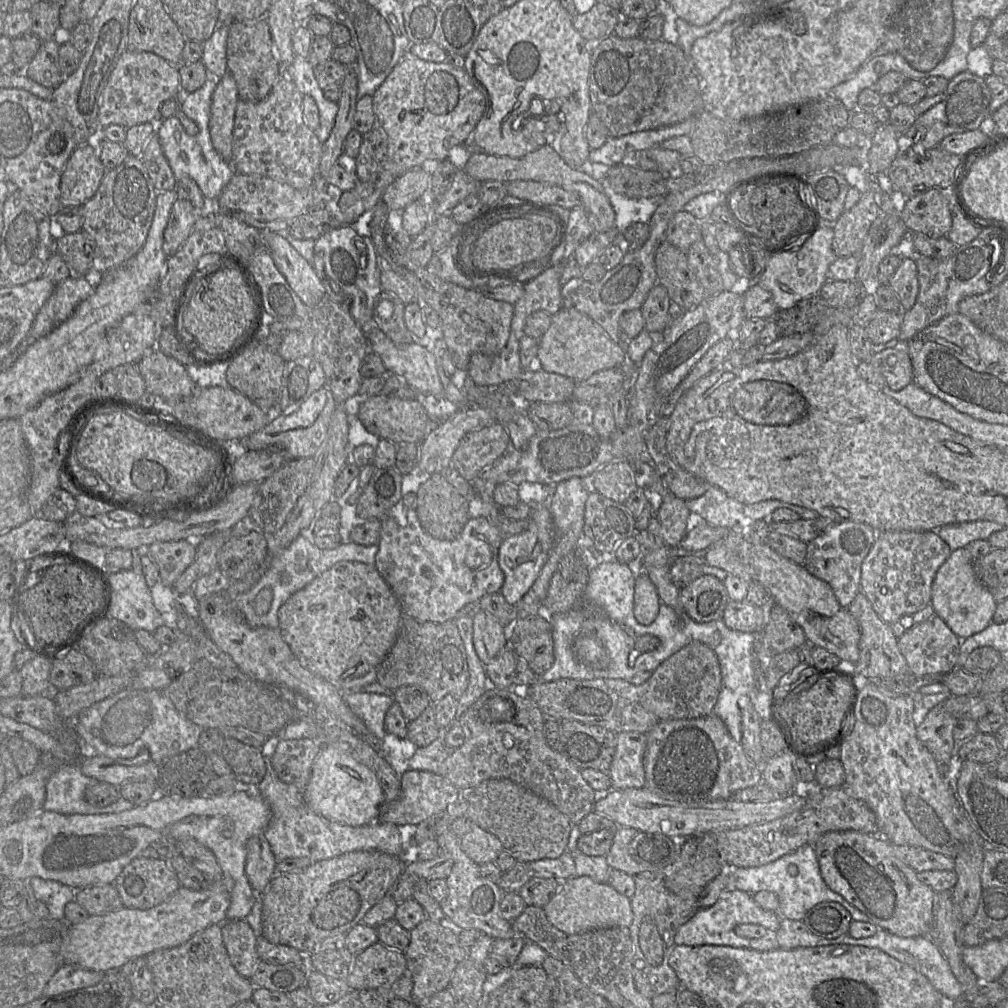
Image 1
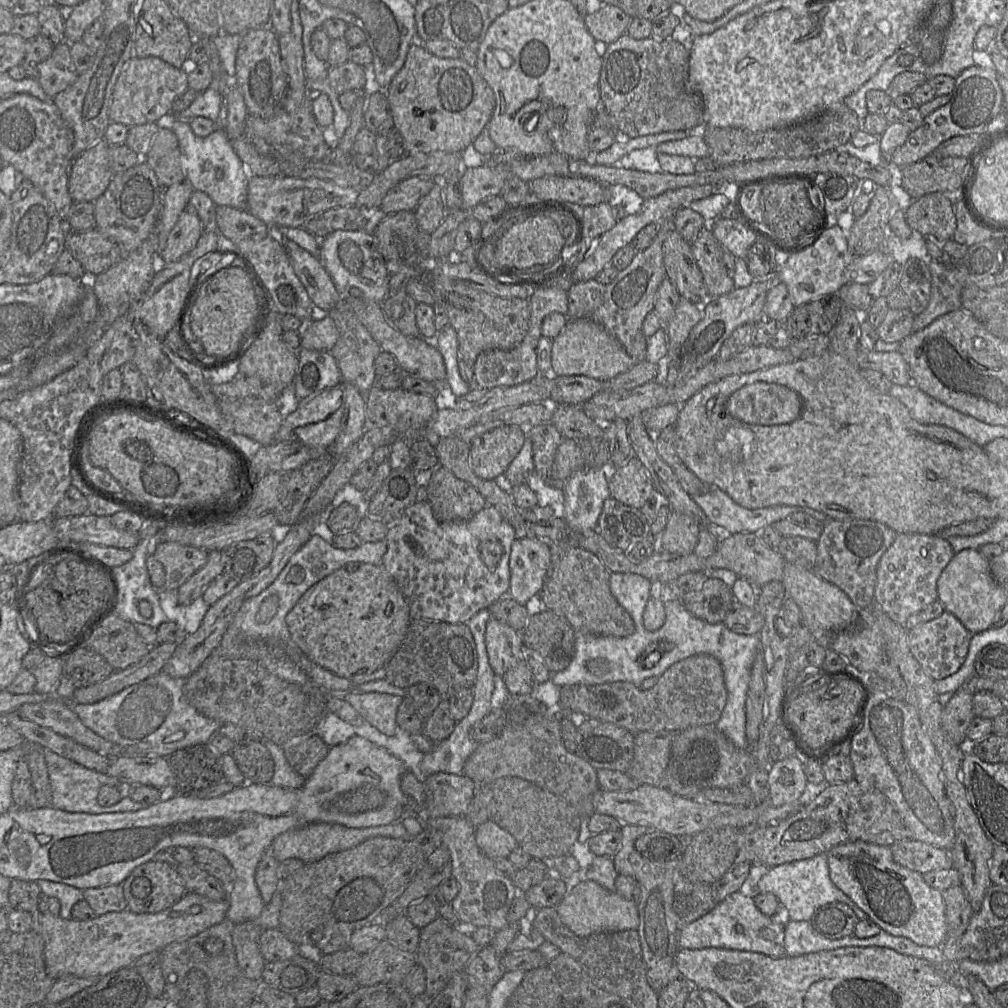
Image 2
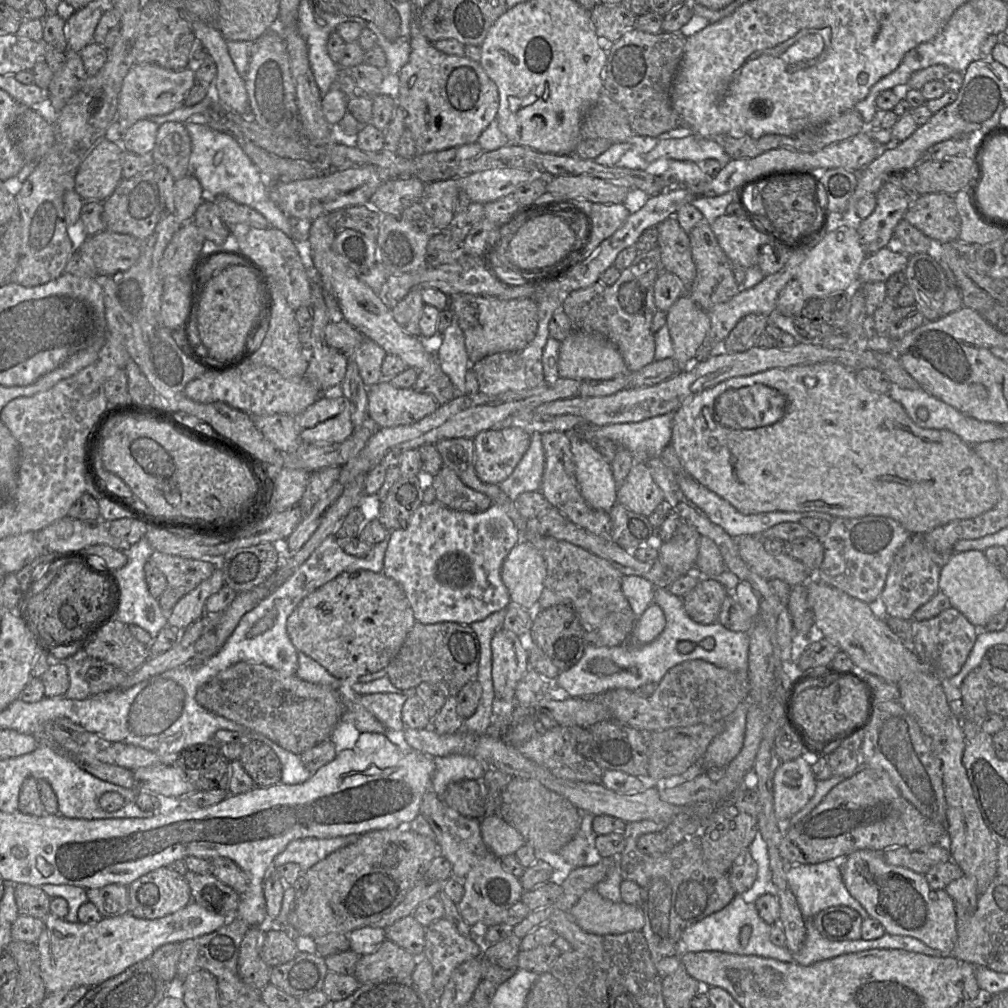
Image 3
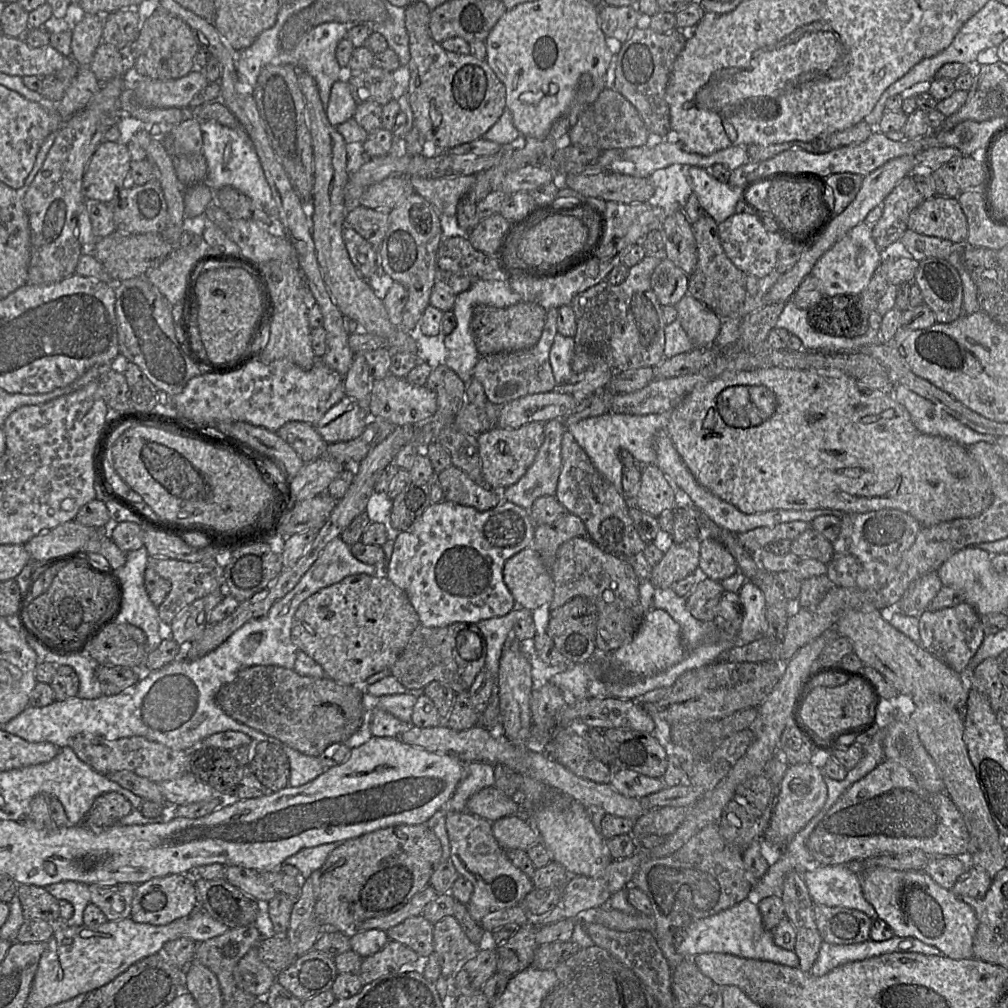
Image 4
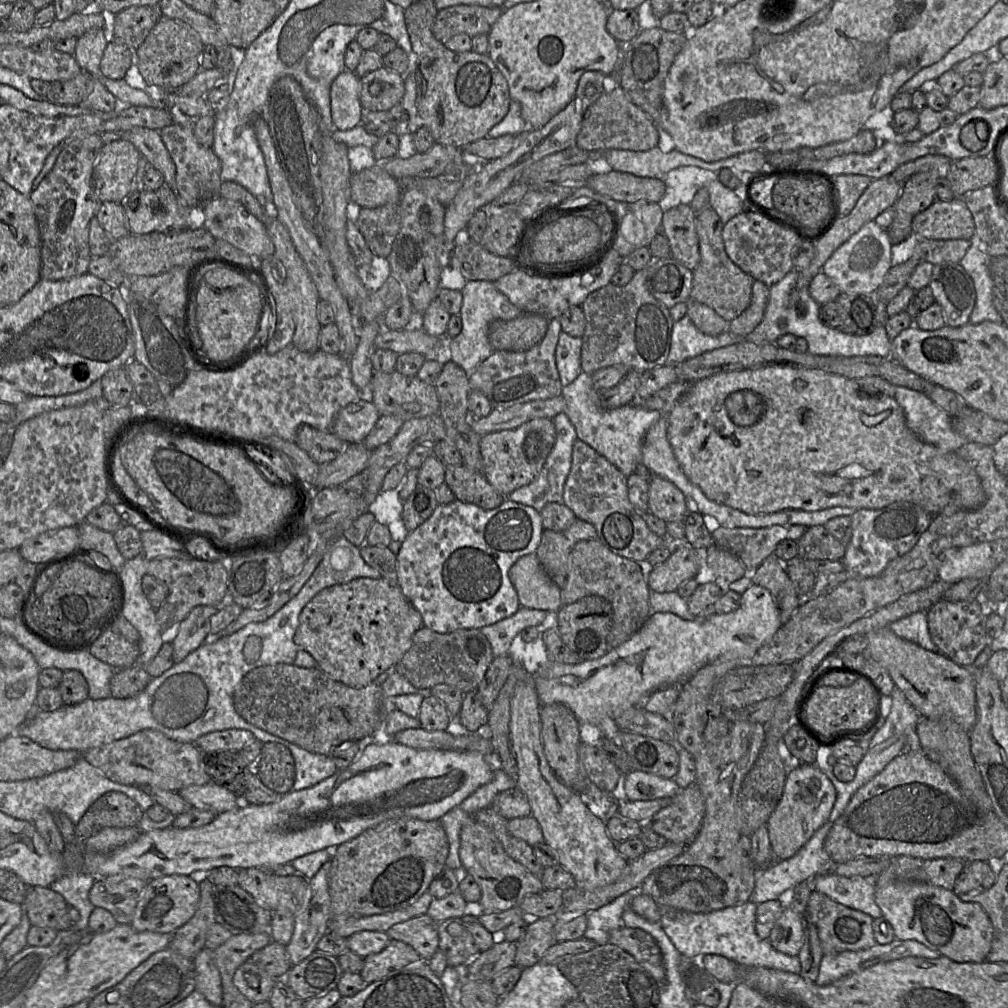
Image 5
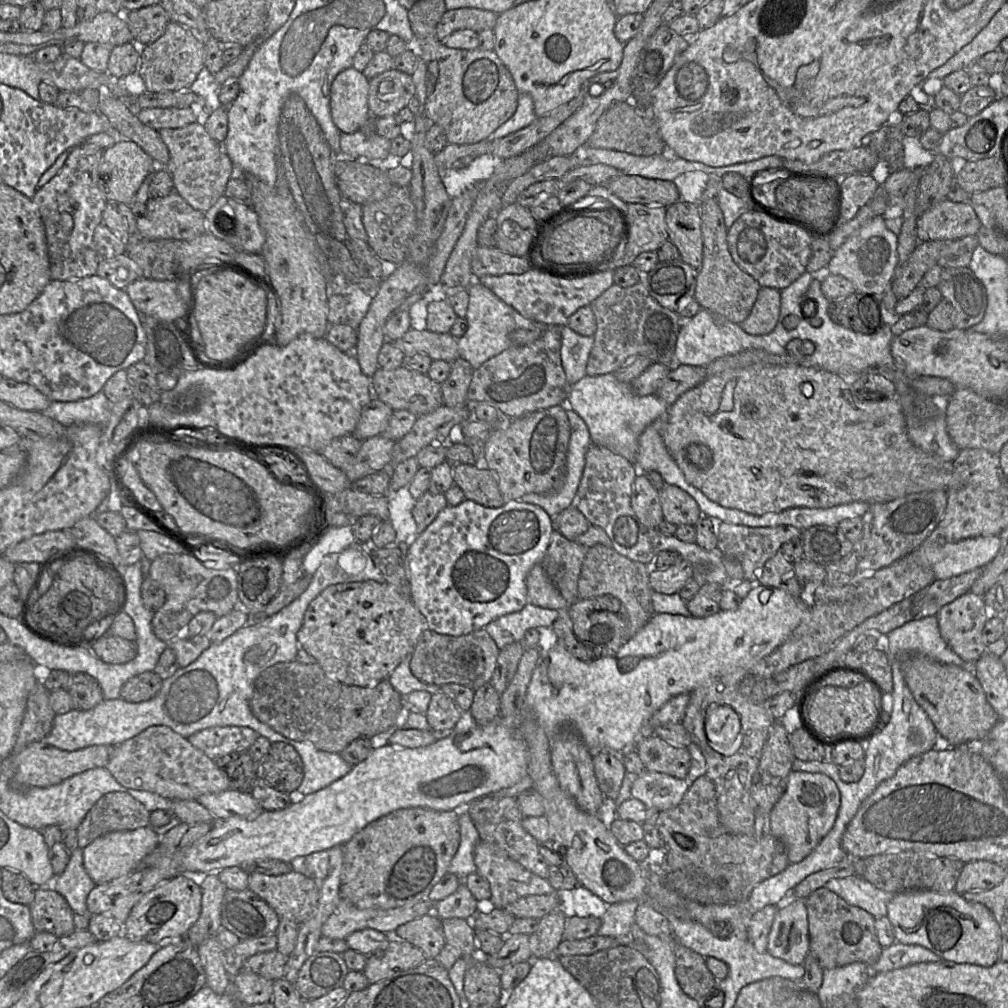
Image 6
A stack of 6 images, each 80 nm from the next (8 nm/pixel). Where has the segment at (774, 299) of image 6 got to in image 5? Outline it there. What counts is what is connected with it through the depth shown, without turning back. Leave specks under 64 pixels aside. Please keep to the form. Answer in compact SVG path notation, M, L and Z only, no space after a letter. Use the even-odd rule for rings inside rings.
M754 280L749 307L729 322L728 330L738 336L746 336L753 332L763 320L768 301L769 287L759 280Z

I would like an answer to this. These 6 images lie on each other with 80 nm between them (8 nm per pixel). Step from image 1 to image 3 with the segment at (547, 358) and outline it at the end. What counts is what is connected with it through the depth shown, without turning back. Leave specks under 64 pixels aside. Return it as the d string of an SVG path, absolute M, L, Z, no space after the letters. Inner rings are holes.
M573 330L561 341L558 356L560 378L576 380L606 380L620 374L629 374L625 361L618 348L607 339L594 334Z

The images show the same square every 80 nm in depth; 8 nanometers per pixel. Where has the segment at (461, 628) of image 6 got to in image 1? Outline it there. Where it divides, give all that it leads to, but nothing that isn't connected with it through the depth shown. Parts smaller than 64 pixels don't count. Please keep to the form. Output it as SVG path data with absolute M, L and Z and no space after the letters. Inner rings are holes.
M408 506L408 514L406 516L407 523L401 525L398 523L396 518L382 517L381 518L381 536L379 541L379 550L376 554L375 566L382 577L391 587L392 591L396 595L401 605L404 615L409 615L415 619L421 621L431 621L431 622L446 622L453 621L457 618L458 611L467 604L476 605L480 598L486 594L500 592L502 585L504 583L504 573L499 566L499 547L502 543L504 535L495 527L486 517L478 516L471 517L465 524L461 534L454 540L439 540L433 538L427 534L420 525L416 510L414 507Z

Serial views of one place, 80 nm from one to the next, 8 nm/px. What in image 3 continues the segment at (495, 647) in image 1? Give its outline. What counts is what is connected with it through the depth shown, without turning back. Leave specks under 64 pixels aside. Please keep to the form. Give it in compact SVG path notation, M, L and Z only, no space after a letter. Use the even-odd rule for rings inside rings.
M499 629L491 641L492 680L495 696L507 702L515 701L515 689L529 670L528 657L514 633Z

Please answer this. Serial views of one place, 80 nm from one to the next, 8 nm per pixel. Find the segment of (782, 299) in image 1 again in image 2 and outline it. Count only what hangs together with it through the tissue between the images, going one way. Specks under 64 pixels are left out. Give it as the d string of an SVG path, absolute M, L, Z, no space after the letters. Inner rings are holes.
M830 223L811 247L783 257L781 257L778 276L780 282L787 286L794 307L799 307L820 296L837 294L839 289L847 284L846 270L855 256L849 249L846 229Z

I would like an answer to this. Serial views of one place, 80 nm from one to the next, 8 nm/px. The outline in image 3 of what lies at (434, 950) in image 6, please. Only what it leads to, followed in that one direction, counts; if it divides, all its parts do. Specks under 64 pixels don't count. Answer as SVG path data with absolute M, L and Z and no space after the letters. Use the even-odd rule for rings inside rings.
M412 914L384 928L387 940L402 947L417 958L422 957L425 945L425 927Z

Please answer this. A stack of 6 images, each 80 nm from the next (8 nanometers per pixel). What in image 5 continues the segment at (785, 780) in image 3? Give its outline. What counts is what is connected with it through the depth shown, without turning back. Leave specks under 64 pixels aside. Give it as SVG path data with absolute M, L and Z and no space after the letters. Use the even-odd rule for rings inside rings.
M802 764L788 772L782 797L766 826L772 853L777 860L794 856L827 822L837 797L830 779L814 764Z

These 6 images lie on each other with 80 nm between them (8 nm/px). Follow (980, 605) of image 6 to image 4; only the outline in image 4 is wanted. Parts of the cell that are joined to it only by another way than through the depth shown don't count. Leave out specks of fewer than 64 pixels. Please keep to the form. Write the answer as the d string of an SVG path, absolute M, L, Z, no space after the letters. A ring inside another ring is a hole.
M964 602L937 611L926 610L918 619L921 646L954 671L958 673L964 671L985 637L982 617L975 609Z

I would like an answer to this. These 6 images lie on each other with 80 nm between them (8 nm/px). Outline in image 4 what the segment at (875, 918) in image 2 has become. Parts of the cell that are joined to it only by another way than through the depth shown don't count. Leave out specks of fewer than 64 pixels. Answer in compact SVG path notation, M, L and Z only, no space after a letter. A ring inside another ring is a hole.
M877 868L860 873L861 886L865 899L874 907L878 918L885 921L892 929L895 936L912 937L922 941L925 944L936 947L941 953L951 959L970 959L973 958L973 941L978 927L978 919L973 908L965 902L962 902L959 897L955 896L951 890L945 889L936 884L926 873L917 870L890 870L885 868Z

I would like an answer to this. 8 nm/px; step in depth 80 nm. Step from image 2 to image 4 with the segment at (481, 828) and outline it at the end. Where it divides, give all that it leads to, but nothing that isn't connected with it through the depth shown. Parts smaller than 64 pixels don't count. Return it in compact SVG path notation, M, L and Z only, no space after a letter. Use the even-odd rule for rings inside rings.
M509 815L492 822L492 831L504 849L527 850L541 842L538 832L520 815Z

